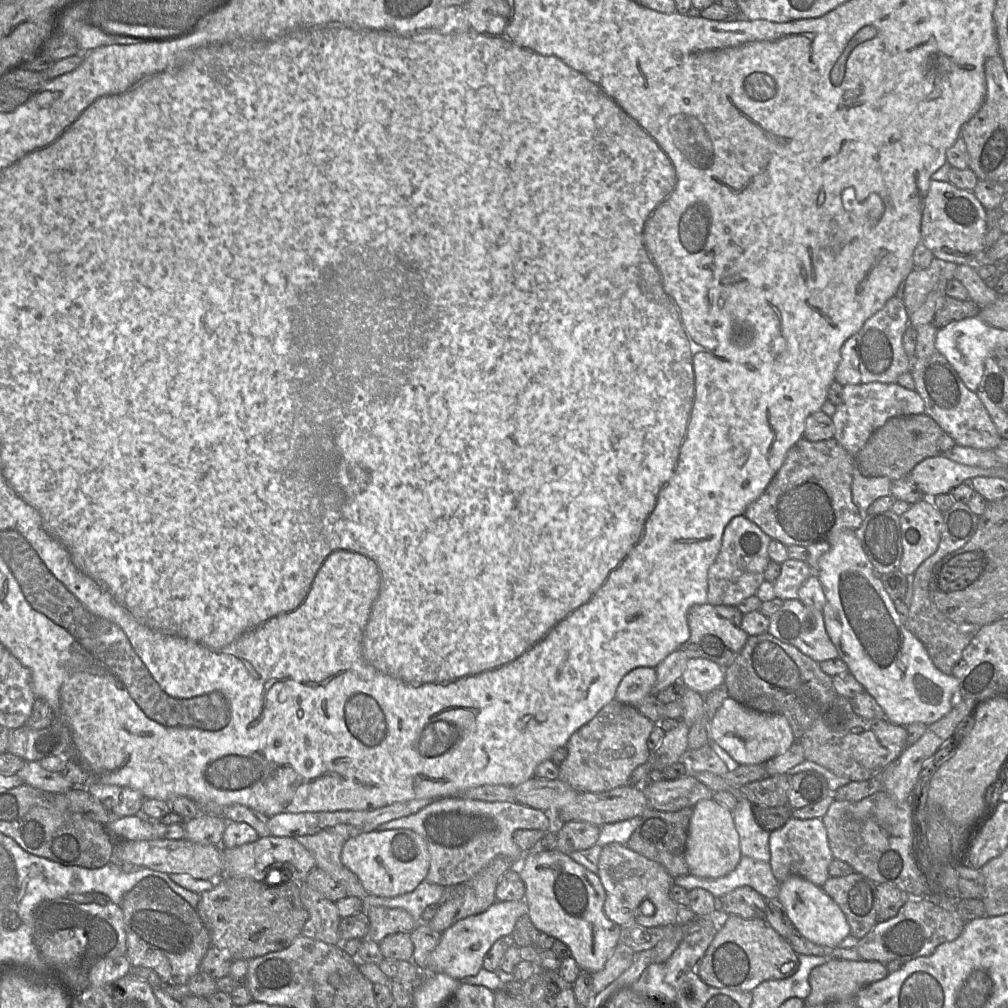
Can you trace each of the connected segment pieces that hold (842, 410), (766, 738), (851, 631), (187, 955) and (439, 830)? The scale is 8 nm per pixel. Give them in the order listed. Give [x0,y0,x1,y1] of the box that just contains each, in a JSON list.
[[831,382,925,457],[708,697,795,765],[818,530,959,726],[120,877,212,985],[376,797,552,887]]

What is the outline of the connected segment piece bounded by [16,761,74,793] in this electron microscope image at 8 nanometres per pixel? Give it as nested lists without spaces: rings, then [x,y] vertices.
[[[36,761],[26,762],[16,774],[24,784],[49,793],[66,793],[74,787],[61,772],[47,771]]]

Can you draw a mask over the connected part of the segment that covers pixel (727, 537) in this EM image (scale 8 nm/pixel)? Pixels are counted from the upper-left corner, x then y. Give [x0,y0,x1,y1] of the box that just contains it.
[707,515,771,606]

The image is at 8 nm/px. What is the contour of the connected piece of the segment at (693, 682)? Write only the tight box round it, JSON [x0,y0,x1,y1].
[680,658,725,696]

